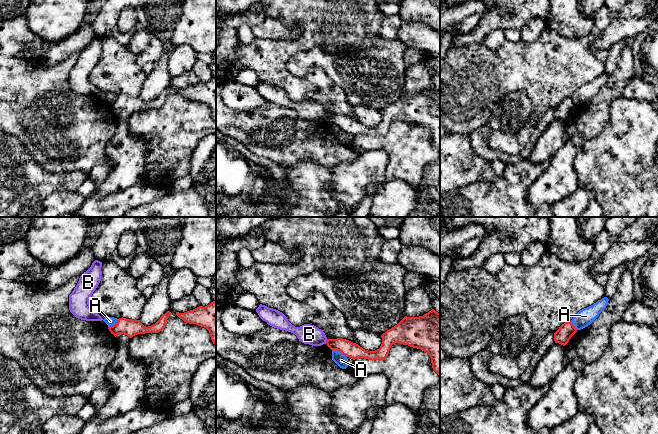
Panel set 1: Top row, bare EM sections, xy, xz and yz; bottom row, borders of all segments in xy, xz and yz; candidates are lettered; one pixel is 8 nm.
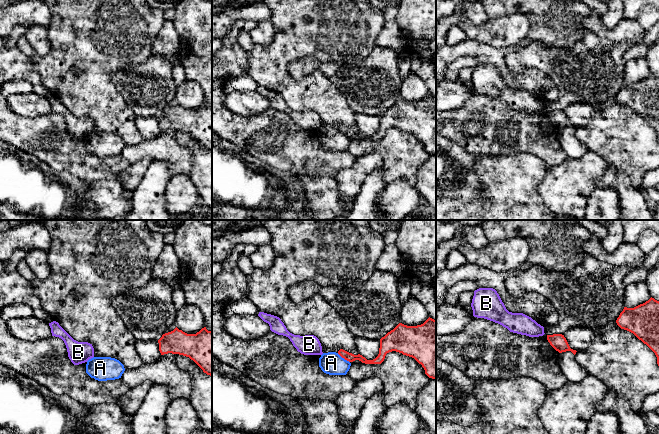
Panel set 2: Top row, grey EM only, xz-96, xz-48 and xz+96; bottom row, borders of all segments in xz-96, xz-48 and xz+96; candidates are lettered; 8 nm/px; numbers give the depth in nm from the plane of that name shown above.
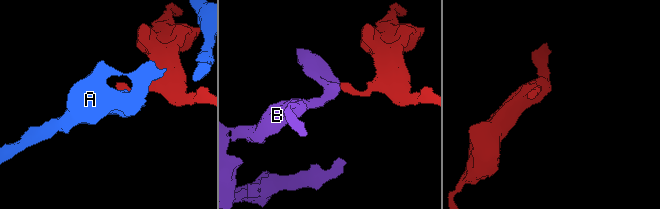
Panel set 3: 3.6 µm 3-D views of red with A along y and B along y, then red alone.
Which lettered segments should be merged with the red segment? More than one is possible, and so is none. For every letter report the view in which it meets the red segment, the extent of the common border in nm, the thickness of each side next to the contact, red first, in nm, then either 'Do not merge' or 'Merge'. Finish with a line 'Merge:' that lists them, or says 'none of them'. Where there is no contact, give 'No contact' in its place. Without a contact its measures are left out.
A: Touches red in xz. Shared border 140 nm. Thickness 130 nm (red) against 100 nm. Do not merge
B: Touches red in xz. Shared border 40 nm. Thickness 130 nm (red) against 160 nm. Do not merge
Merge: none of them

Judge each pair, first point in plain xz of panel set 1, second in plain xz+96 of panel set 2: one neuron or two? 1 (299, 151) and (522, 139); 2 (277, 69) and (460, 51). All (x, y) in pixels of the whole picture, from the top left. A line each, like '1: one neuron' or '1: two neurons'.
1: one neuron
2: one neuron

